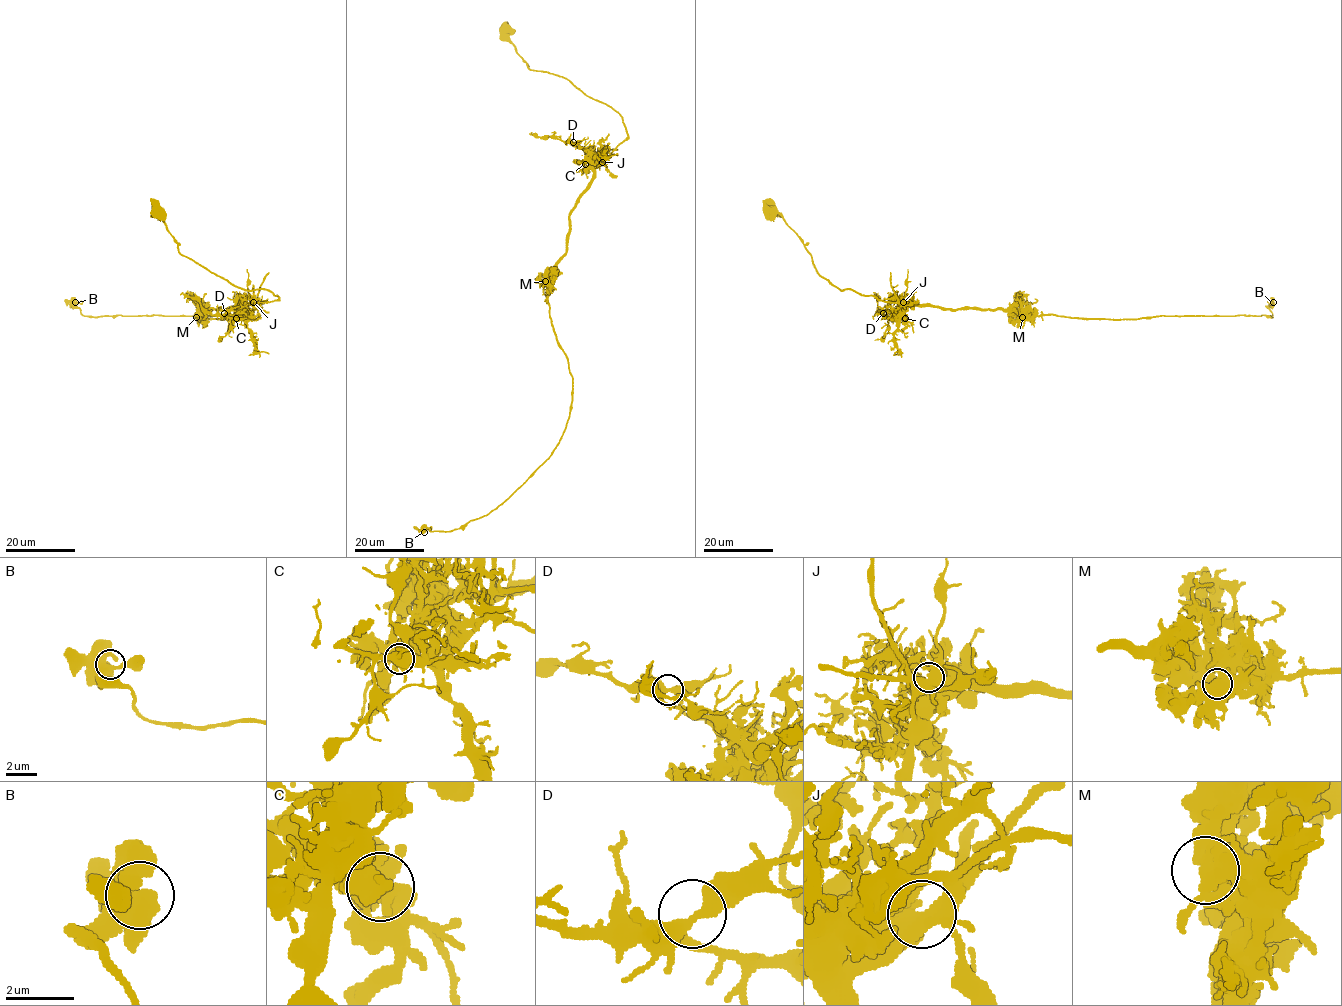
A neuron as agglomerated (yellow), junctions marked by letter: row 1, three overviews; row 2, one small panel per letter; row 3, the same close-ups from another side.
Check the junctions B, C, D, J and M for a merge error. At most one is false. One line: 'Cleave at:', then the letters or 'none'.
Cleave at: J

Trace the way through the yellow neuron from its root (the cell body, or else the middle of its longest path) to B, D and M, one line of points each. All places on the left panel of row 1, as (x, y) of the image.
B: (158, 213), (181, 254), (231, 284), (266, 289), (278, 298), (198, 310), (223, 319), (85, 316), (75, 302)
D: (158, 213), (162, 210), (181, 254), (231, 284), (266, 289), (278, 297), (259, 302), (240, 317), (224, 313)
M: (158, 213), (162, 210), (181, 254), (231, 284), (266, 289), (278, 297), (204, 309), (196, 317)

